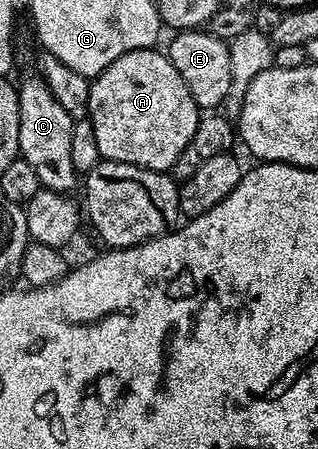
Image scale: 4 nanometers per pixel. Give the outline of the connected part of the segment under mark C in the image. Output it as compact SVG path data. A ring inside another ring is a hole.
M32 71L28 77L17 81L19 91L19 157L37 171L37 179L44 189L52 189L54 193L74 194L75 184L80 184L80 174L75 172L69 159L71 154L73 114L65 111L57 99L49 91L38 72Z

